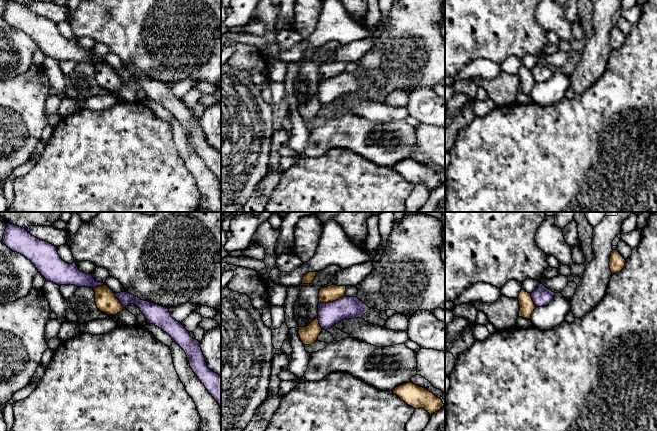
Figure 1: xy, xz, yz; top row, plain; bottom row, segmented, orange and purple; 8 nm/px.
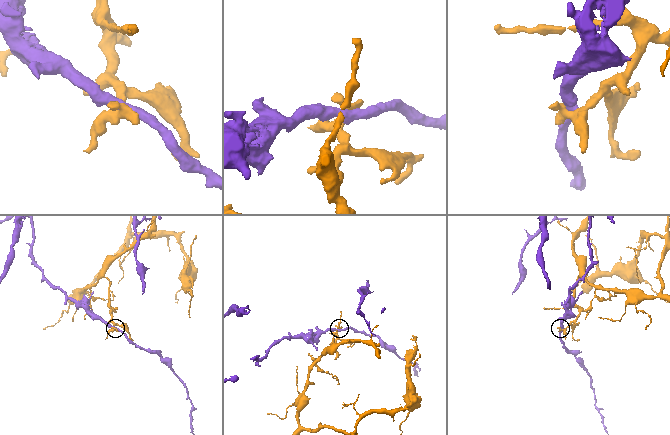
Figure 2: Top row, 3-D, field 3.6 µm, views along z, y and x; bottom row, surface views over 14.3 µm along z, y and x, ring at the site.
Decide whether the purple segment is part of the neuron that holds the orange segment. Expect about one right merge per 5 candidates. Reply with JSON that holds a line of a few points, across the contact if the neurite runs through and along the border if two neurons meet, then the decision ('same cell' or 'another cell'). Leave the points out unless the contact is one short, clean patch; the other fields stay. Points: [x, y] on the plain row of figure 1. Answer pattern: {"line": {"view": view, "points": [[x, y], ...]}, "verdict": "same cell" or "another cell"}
{"line": {"view": "xz", "points": [[344, 71], [332, 77], [319, 78]]}, "verdict": "another cell"}

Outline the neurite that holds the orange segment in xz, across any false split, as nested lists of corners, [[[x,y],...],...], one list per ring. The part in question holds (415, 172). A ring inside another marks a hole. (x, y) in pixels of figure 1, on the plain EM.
[[[411,158],[396,163],[393,169],[414,185],[423,184],[430,191],[444,182],[432,168]]]

